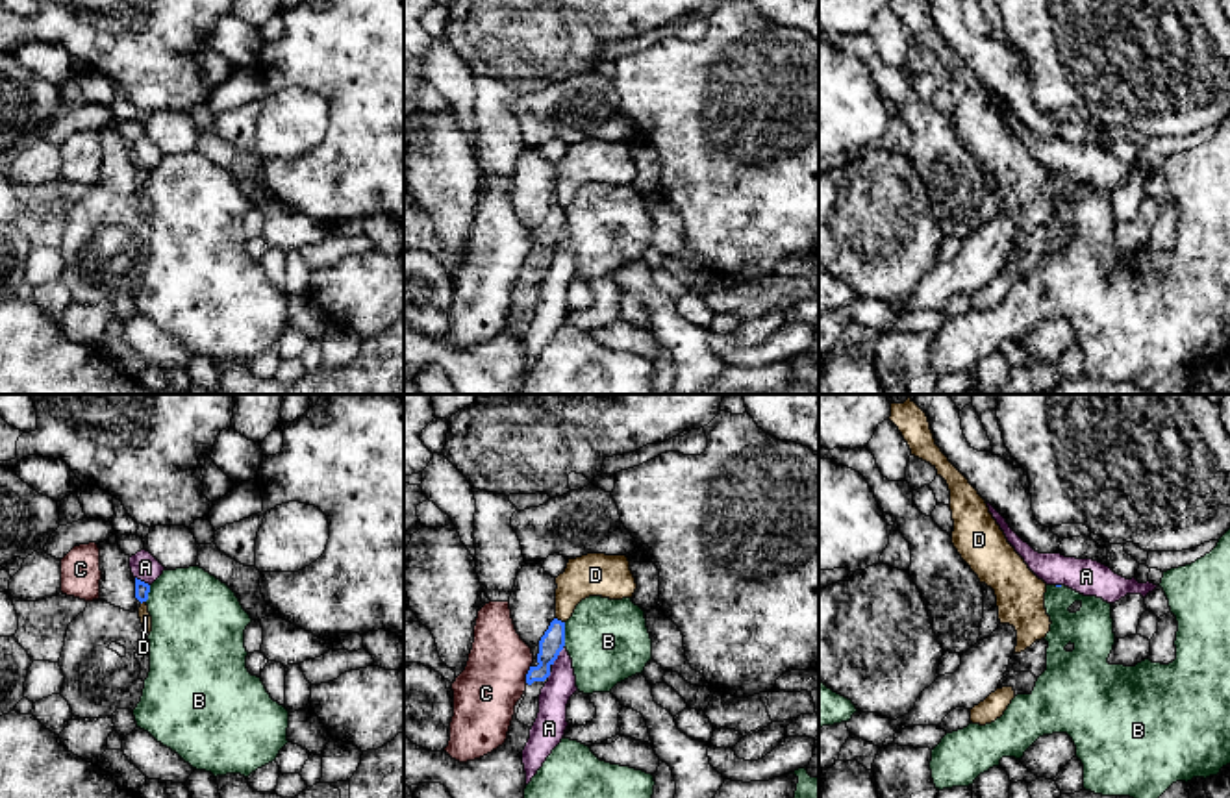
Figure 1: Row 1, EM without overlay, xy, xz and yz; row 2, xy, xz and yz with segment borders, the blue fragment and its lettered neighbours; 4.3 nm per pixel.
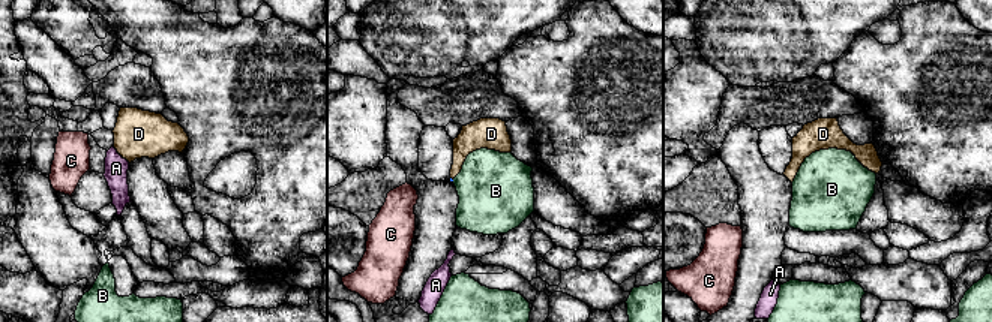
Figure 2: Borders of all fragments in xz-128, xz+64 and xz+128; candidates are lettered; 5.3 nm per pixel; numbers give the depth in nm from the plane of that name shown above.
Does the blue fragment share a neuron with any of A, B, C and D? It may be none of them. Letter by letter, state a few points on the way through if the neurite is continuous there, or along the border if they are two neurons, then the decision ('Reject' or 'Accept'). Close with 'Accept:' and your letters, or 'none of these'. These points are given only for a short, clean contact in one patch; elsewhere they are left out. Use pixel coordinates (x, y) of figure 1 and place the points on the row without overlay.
A: Boundary: xz (564, 230), (552, 250). Reject
B: Boundary: xz (564, 208), (565, 230). Reject
C: Boundary: xz (530, 250), (525, 267). Reject
D: Boundary: xz (556, 202), (564, 208). Reject
Accept: none of these

